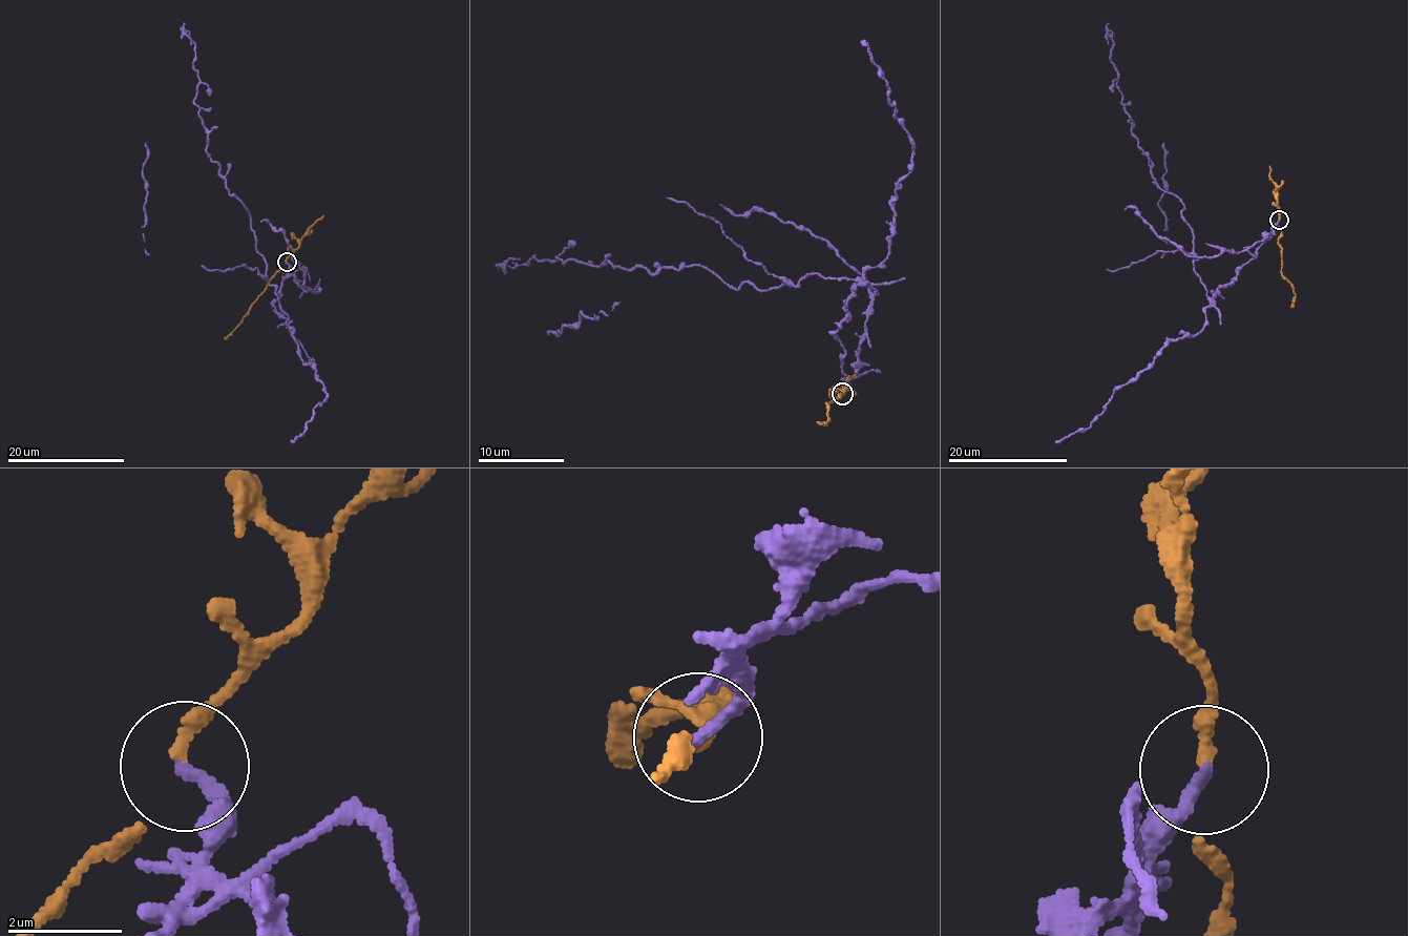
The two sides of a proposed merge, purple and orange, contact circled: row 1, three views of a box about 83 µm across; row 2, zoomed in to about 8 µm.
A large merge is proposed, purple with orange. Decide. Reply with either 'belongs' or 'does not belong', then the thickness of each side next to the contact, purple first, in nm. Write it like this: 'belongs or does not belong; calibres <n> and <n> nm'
does not belong; calibres 240 and 160 nm

